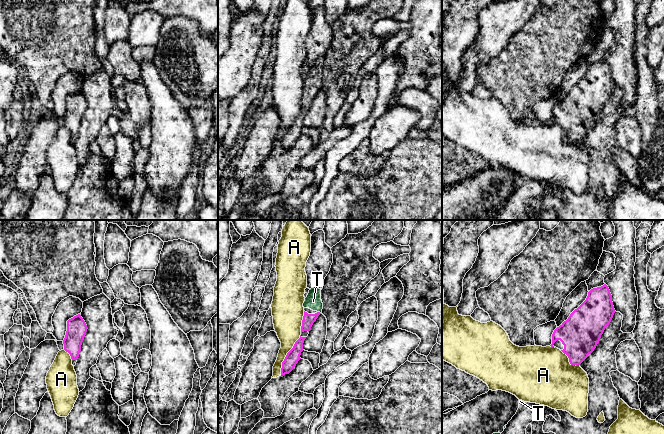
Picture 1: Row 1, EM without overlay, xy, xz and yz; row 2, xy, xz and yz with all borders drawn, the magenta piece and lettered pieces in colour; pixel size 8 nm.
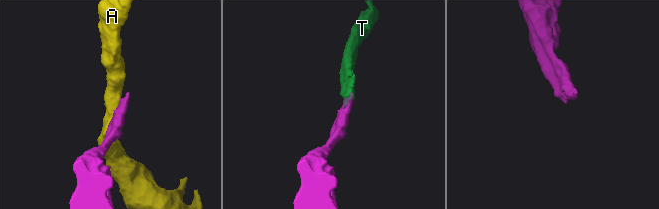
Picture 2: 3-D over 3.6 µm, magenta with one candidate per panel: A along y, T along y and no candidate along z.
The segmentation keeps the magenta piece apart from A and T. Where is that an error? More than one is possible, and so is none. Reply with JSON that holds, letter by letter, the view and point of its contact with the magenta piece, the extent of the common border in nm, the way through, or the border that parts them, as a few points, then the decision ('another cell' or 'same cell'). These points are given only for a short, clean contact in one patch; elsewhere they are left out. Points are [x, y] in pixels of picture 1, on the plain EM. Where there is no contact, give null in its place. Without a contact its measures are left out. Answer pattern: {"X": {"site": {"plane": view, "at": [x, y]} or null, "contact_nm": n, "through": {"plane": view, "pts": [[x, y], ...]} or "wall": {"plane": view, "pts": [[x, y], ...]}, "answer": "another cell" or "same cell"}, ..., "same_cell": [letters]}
{"A": {"site": {"plane": "xz", "at": [295, 119]}, "contact_nm": 550, "answer": "another cell"}, "T": {"site": {"plane": "xz", "at": [319, 88]}, "contact_nm": 40, "through": {"plane": "xz", "pts": [[308, 95], [319, 88], [318, 83], [313, 77]]}, "answer": "same cell"}, "same_cell": ["T"]}

